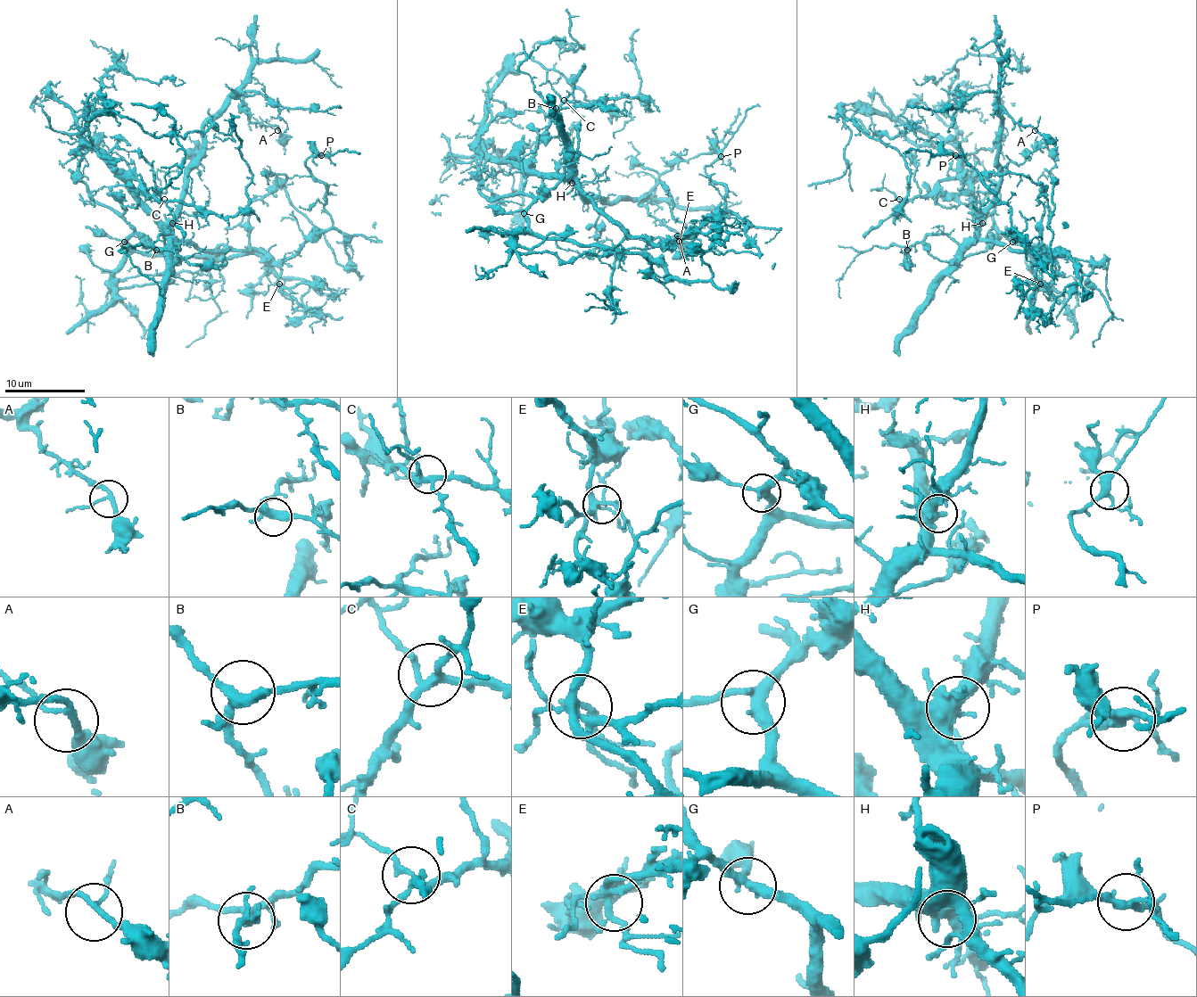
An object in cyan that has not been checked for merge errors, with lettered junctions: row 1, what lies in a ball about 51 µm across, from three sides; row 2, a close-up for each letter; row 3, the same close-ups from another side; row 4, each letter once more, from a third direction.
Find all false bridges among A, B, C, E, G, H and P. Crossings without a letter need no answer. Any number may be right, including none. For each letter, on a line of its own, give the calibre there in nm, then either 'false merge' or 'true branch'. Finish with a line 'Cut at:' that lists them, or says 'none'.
A: calibre 170 nm; true branch
B: calibre 300 nm; true branch
C: calibre 240 nm; true branch
E: calibre 240 nm; true branch
G: calibre 300 nm; true branch
H: calibre 460 nm; true branch
P: calibre 280 nm; true branch
Cut at: none

